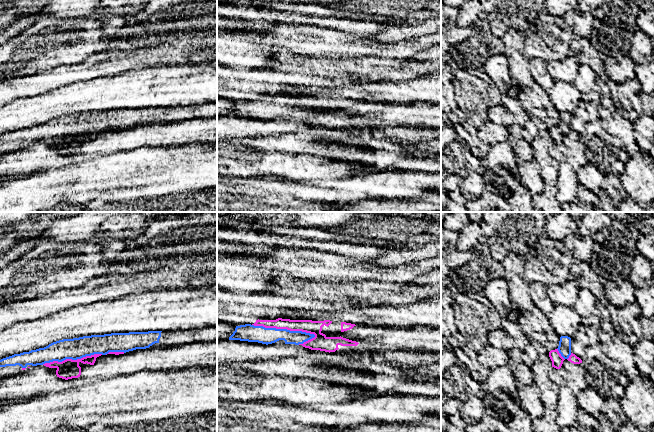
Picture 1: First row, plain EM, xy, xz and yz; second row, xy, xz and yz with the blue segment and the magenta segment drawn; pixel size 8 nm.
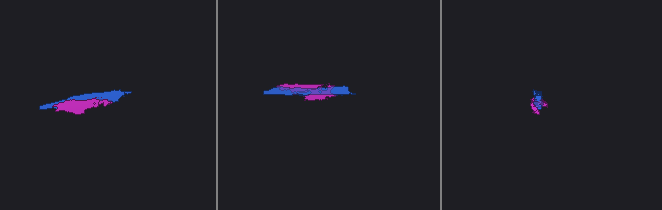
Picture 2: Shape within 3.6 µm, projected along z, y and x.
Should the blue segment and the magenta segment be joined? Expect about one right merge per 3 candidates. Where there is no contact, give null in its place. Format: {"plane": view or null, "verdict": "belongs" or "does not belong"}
{"plane": "xz", "verdict": "belongs"}

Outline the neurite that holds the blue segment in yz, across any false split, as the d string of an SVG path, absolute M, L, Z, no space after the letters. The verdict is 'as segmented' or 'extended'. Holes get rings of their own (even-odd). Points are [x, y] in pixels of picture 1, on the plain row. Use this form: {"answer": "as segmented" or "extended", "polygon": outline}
{"answer": "extended", "polygon": "M561 112L559 122L555 126L549 128L549 133L552 137L552 143L560 145L563 137L567 135L573 140L580 140L582 136L571 128L571 114L568 112Z"}

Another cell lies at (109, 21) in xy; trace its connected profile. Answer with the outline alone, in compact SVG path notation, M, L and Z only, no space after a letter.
M98 12L89 17L99 20L104 30L116 31L127 24L130 16L117 13Z

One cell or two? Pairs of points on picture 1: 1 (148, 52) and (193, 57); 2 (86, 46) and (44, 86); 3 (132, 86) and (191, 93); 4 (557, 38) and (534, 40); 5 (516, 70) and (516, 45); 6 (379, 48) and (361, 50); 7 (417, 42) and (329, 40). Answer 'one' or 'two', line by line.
1: two
2: two
3: one
4: one
5: one
6: one
7: one

